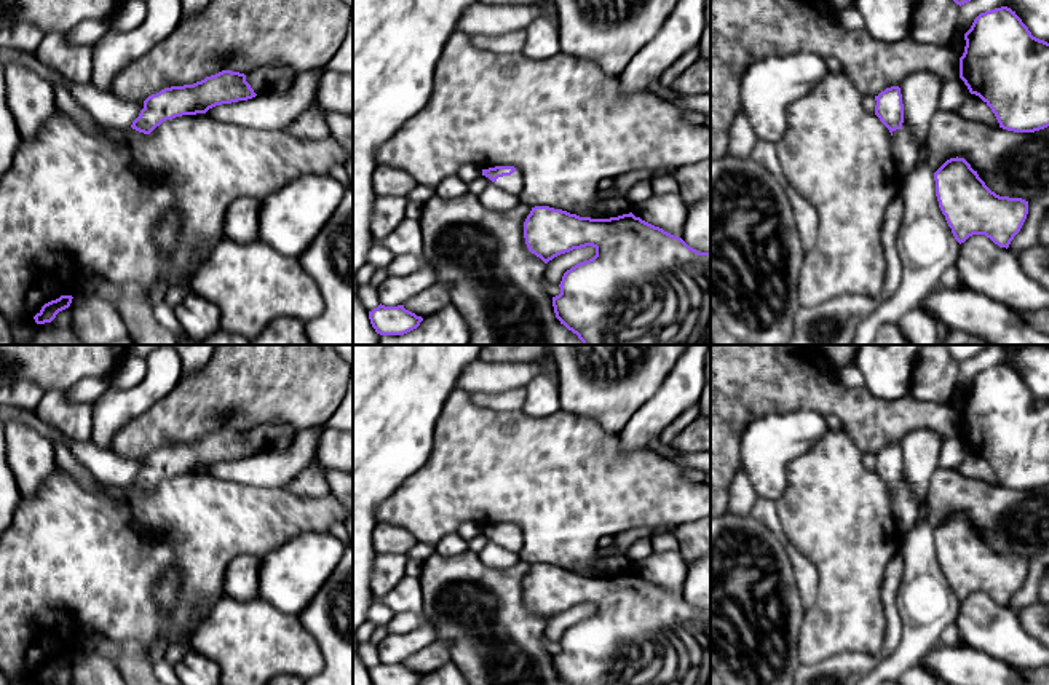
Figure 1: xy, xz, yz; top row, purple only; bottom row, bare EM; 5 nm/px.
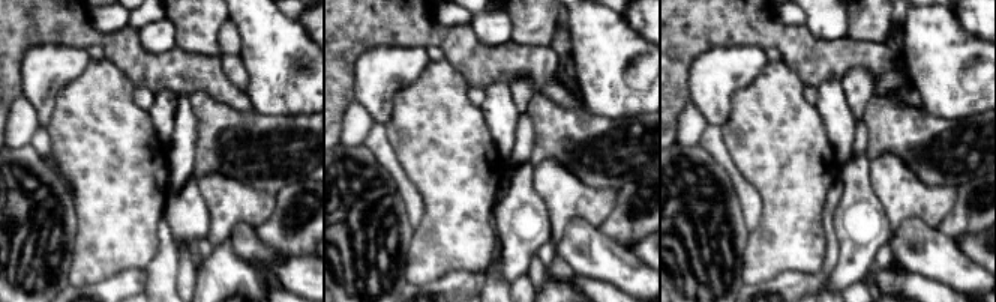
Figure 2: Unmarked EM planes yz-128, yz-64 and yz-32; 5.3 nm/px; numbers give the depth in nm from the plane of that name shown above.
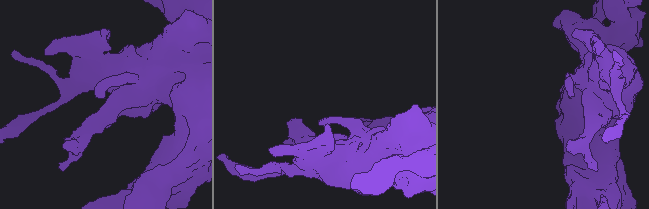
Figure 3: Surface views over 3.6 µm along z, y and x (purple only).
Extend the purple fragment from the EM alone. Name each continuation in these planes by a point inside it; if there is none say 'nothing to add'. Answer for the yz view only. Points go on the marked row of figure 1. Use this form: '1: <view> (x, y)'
1: yz (904, 141)

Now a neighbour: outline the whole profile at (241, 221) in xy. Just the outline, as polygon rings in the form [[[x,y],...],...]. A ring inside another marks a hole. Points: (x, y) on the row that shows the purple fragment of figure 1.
[[[241,196],[235,200],[225,214],[222,224],[222,238],[236,243],[251,243],[259,235],[260,200]]]

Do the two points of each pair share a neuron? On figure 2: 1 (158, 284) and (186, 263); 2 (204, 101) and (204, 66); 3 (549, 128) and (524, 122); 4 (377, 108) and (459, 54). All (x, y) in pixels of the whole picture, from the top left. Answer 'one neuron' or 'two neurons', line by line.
1: two neurons
2: two neurons
3: two neurons
4: two neurons

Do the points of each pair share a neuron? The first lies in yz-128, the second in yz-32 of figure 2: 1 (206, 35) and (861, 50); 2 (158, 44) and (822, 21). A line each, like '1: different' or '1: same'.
1: different
2: same

